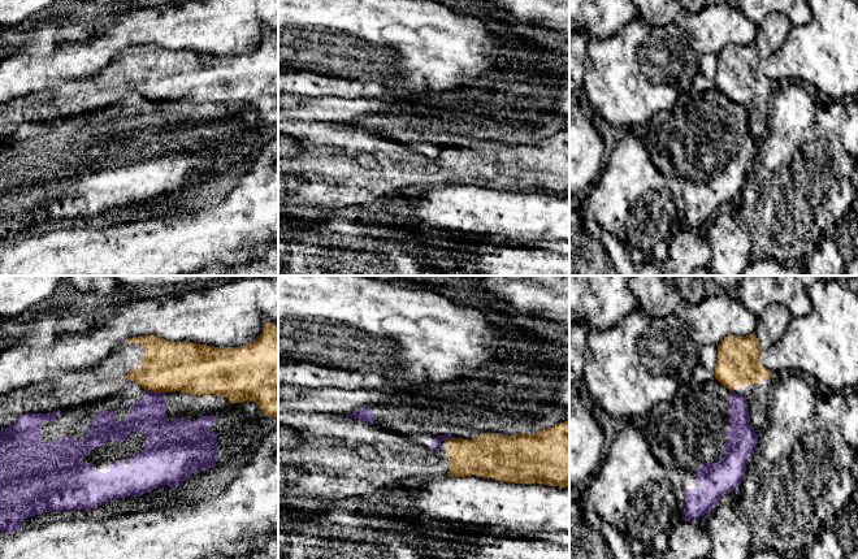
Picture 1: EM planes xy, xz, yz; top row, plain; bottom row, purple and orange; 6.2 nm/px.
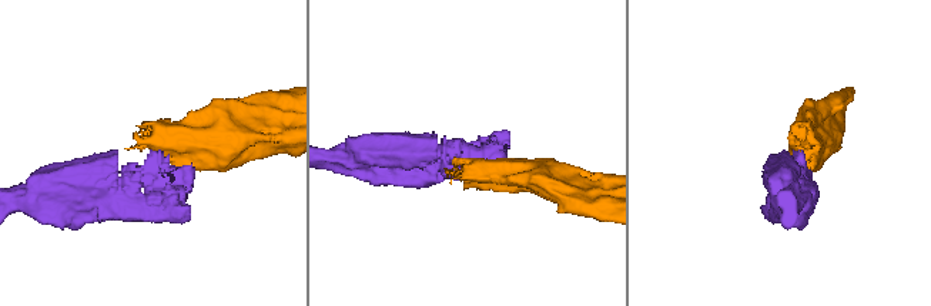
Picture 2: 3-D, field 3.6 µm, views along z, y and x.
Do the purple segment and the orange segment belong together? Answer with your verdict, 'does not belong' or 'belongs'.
does not belong

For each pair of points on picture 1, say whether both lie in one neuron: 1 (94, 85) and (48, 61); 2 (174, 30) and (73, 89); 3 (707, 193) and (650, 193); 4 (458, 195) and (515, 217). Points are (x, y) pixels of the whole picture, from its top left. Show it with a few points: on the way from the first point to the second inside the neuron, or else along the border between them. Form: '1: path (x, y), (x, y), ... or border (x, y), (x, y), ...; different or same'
1: border (107, 63), (95, 74), (51, 89); different
2: border (95, 74), (69, 79), (65, 83); different
3: path (696, 177), (692, 173), (672, 173), (666, 177); same
4: path (472, 208), (501, 211); same

